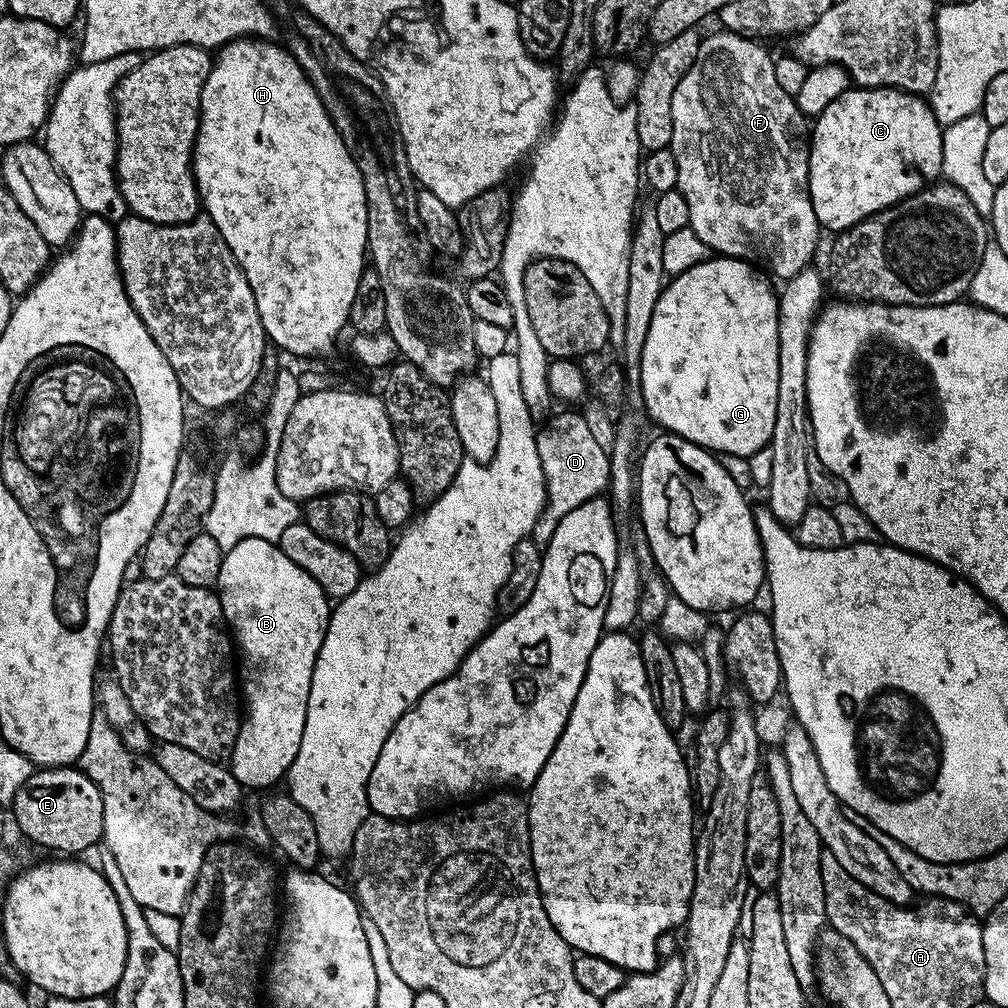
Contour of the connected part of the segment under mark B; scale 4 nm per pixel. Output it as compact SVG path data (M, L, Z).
M246 538L225 552L216 588L224 617L238 645L242 661L242 700L246 705L230 767L241 789L268 788L287 777L302 742L314 666L328 629L330 597L302 566L294 566L294 562L286 558L279 543L262 538Z

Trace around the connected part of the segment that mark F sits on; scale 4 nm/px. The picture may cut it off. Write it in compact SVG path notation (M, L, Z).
M715 30L709 36L705 35L698 46L698 58L694 58L694 66L686 70L682 82L678 82L678 90L674 90L674 98L670 102L670 115L674 117L674 134L671 150L677 159L678 180L676 187L680 189L682 198L686 198L686 206L690 206L690 222L688 227L698 234L698 238L713 253L721 256L732 256L736 260L746 260L749 264L759 266L765 273L773 277L781 276L781 281L787 282L797 276L804 268L813 263L812 255L820 244L822 229L814 214L814 206L808 189L808 150L810 147L810 124L800 113L800 107L795 99L778 86L778 78L774 75L776 61L773 53L763 48L763 43L739 32Z

